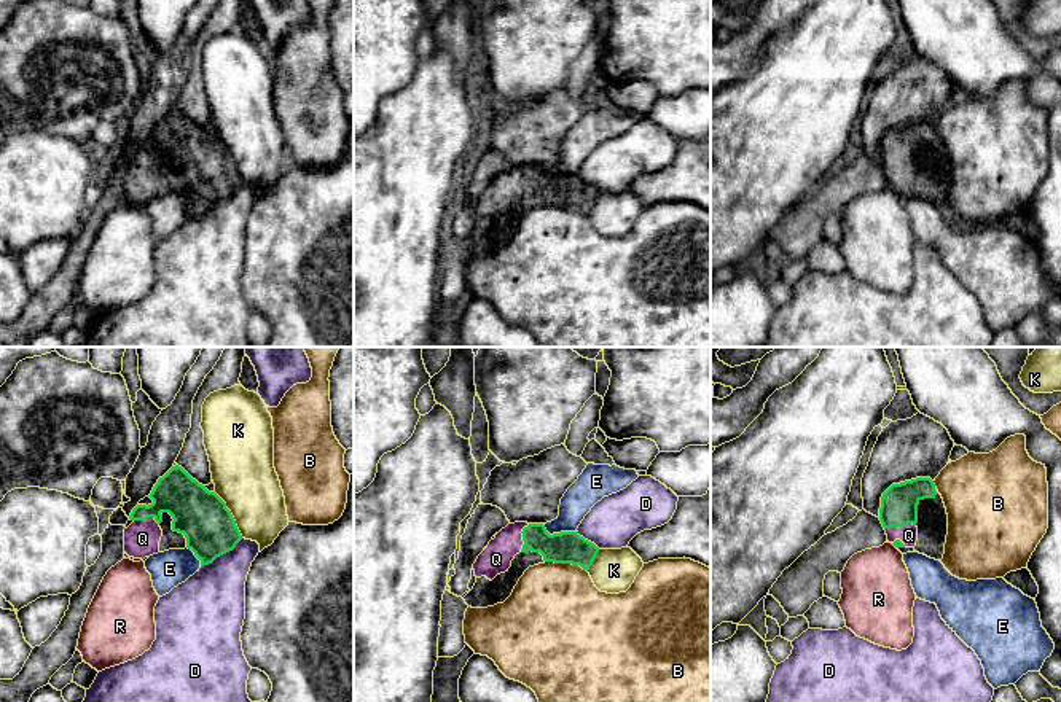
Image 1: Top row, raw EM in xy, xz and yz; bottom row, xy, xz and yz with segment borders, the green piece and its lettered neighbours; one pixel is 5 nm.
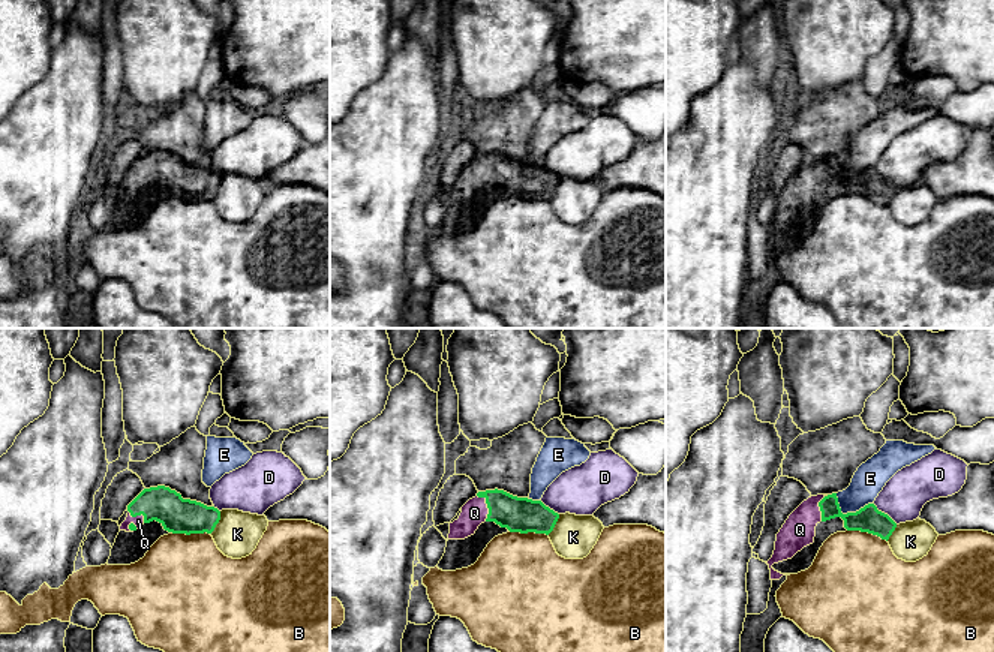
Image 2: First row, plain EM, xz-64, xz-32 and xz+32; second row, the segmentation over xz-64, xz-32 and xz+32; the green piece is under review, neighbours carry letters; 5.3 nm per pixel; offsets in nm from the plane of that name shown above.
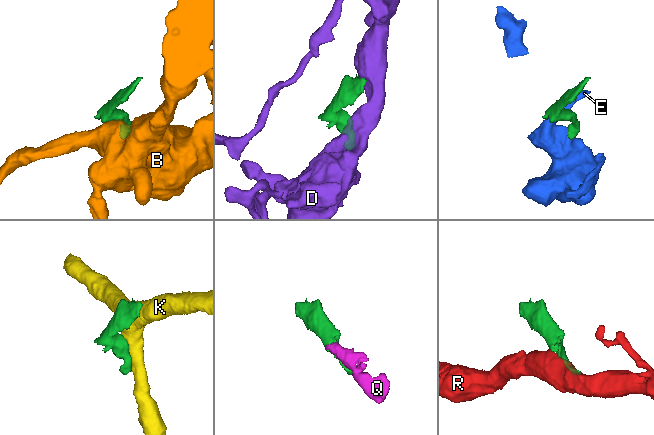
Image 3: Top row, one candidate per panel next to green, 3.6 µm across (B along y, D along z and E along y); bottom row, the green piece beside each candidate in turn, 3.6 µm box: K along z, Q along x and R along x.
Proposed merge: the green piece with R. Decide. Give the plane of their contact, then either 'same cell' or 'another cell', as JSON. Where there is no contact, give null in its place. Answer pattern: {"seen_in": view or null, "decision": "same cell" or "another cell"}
{"seen_in": "yz", "decision": "another cell"}

